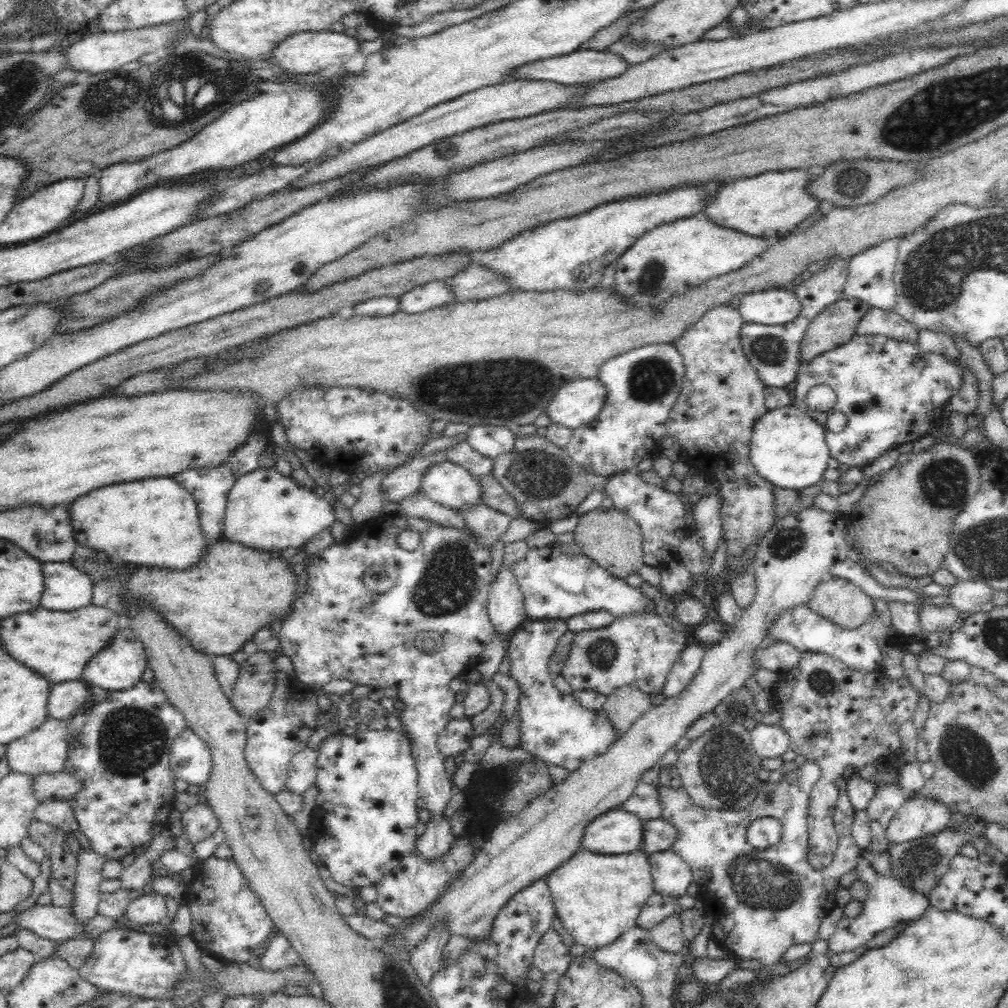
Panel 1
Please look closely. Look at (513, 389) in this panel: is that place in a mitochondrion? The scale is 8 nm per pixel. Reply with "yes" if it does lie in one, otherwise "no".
yes

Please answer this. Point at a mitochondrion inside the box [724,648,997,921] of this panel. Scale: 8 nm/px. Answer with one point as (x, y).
(912, 862)

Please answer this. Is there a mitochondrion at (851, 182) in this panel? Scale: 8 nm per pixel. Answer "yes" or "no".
yes

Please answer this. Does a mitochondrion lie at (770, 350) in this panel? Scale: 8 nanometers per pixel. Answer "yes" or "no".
yes

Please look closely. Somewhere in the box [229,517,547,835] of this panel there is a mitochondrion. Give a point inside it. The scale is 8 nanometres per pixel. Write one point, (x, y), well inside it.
(448, 584)

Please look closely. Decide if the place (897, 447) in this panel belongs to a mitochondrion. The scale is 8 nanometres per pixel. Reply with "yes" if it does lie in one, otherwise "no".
no

